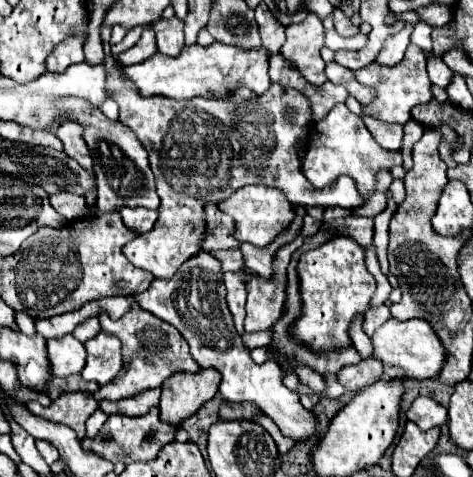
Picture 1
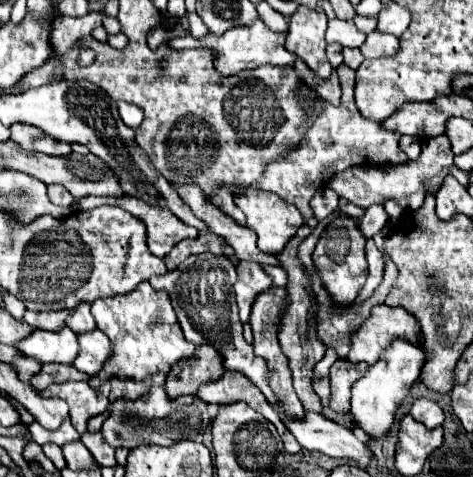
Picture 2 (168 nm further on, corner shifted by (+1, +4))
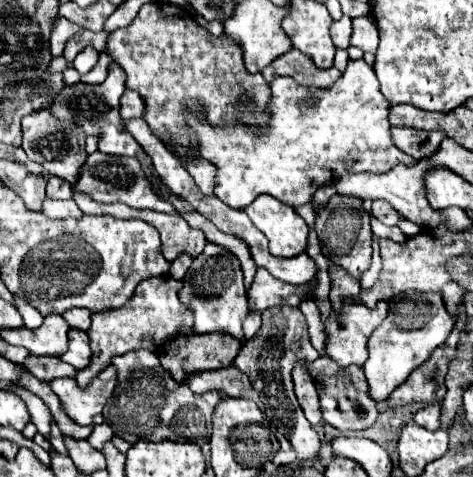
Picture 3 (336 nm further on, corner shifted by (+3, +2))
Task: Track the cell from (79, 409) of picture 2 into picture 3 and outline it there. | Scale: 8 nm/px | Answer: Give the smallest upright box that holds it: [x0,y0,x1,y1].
[50,364,116,426]

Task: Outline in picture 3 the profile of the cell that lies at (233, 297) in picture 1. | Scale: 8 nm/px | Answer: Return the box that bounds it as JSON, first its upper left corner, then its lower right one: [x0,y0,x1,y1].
[248,268,314,312]

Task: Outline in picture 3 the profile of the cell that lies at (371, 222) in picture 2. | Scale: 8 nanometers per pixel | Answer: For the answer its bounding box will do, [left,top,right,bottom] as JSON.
[372,200,400,226]

